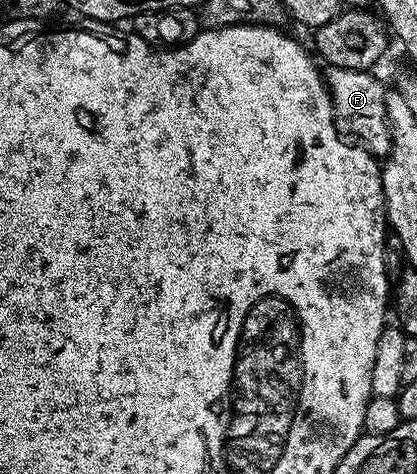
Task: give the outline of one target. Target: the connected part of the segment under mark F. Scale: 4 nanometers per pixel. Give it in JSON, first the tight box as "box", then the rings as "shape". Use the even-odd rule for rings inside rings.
{"box":[323,66,391,157],"shape":[[[326,66],[323,78],[333,102],[333,118],[336,119],[338,128],[372,155],[378,157],[388,155],[391,147],[391,129],[385,104],[387,87],[384,87],[373,73],[355,69]]]}

